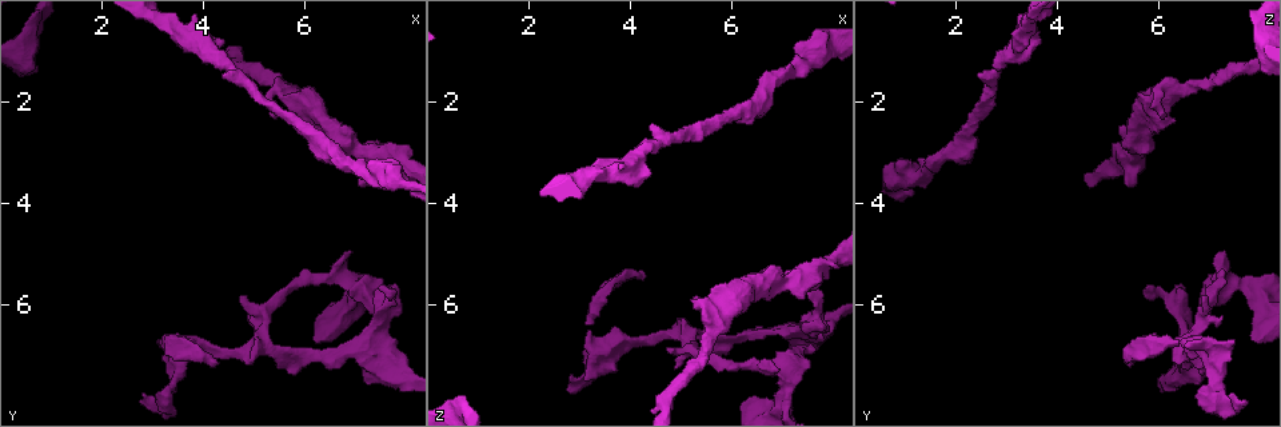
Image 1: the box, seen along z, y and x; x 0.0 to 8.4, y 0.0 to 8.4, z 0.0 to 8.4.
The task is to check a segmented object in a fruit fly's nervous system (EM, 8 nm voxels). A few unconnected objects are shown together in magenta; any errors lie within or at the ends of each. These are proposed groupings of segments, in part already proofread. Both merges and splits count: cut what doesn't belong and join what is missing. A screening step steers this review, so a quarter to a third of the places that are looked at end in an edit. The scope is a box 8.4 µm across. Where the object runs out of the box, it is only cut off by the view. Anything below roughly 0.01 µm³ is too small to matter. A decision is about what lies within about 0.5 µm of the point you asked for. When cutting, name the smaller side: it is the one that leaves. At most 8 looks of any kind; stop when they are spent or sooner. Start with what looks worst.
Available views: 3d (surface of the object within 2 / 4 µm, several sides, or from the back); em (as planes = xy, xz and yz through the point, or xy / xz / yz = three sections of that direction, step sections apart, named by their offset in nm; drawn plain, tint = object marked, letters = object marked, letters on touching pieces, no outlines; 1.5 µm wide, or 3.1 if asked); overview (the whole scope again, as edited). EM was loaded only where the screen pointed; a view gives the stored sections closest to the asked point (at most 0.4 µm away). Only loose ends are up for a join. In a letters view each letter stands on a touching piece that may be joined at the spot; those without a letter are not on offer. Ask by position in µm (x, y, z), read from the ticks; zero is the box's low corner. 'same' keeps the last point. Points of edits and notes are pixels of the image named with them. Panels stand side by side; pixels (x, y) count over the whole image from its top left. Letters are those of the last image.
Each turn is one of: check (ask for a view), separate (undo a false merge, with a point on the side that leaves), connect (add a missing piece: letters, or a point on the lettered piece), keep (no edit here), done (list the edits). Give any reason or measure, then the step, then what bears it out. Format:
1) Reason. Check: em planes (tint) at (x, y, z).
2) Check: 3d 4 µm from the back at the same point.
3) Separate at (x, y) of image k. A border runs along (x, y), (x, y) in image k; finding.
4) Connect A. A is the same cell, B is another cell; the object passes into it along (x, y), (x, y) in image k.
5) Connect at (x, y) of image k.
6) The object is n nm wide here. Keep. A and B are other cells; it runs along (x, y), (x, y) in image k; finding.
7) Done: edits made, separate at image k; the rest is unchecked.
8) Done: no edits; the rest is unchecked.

Free end. Check: em planes (letters) at (6.85, 5.00, 7.30).

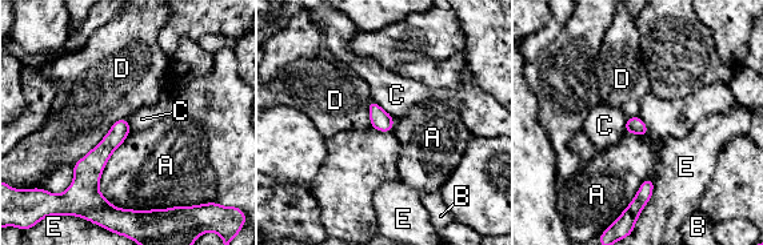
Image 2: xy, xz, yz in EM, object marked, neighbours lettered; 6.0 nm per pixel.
The object is 100 nm wide here; the longest contact is with A, 550 nm. Keep. A, B, C, D and E are other cells; none of them fits.

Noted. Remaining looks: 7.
An open end. Check: 3d 4 µm at (5.45, 2.30, 6.05).

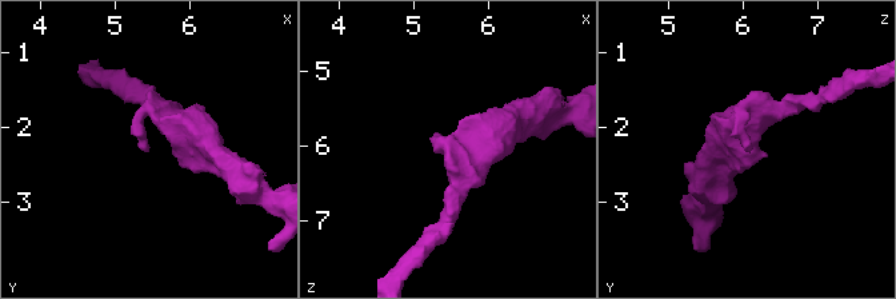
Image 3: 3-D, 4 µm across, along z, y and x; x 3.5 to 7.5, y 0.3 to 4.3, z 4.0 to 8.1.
Check: em planes (letters) at (5.40, 2.30, 6.05).

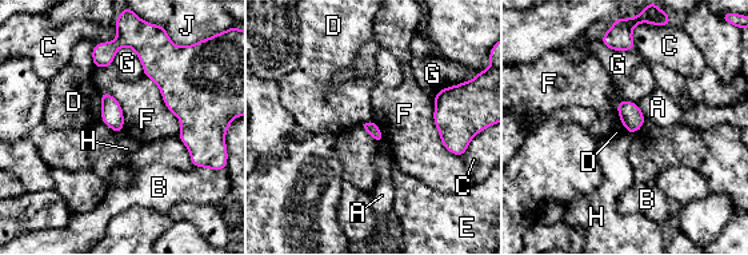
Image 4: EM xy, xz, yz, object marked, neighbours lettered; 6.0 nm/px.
Keep. A, B, C, D, E, F, G, H and J are other cells; a border runs along (144, 75), (179, 120), (178, 135) in image 4; no lettered piece goes on from it.

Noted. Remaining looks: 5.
Branch stops here. Check: 3d 4 µm at (3.10, 6.70, 7.45).

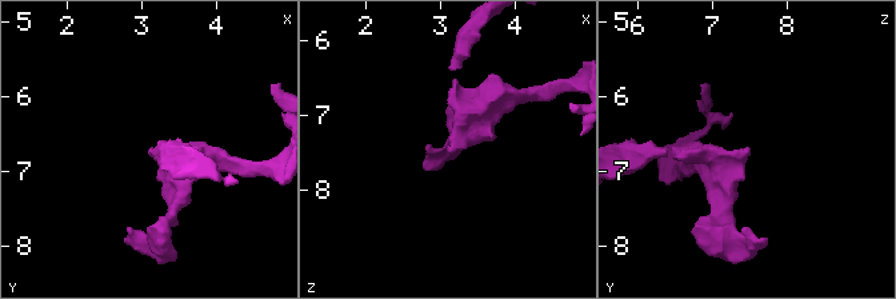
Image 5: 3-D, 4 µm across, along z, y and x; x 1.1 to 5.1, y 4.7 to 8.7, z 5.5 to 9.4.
Now the EM. Check: em xz step 4 (letters) at (3.10, 6.70, 7.50).

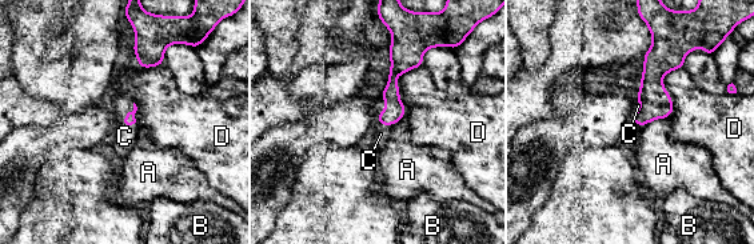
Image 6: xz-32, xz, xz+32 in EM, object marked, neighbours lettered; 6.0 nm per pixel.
Check: em planes (letters) at the same point.

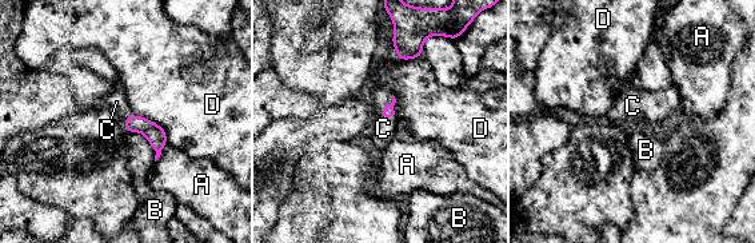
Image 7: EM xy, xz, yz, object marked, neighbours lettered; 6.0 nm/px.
Connect C. C is the same cell, A, B and D are other cells; it goes on there.

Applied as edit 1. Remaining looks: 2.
Done: edits made, connect at image 7; the rest is unchecked.

